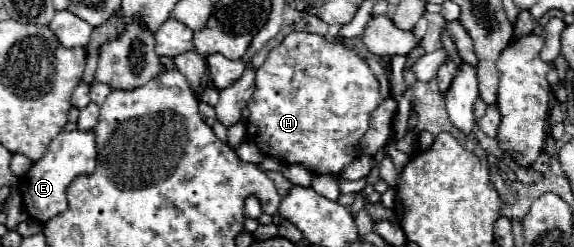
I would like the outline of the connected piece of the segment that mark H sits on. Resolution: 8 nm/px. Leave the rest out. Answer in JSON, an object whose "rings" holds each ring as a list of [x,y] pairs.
{"rings":[[[291,32],[289,36],[285,36],[285,40],[273,48],[265,60],[265,64],[257,70],[257,76],[255,76],[255,90],[253,90],[253,98],[249,102],[249,120],[247,120],[247,138],[251,142],[255,142],[259,146],[259,150],[265,154],[265,156],[271,156],[271,158],[277,158],[279,162],[283,164],[301,164],[303,168],[307,168],[311,174],[331,174],[331,176],[339,176],[345,166],[349,162],[353,162],[357,156],[359,156],[359,140],[361,136],[367,132],[369,128],[369,116],[371,112],[381,104],[381,94],[379,94],[379,82],[375,78],[375,74],[371,72],[371,68],[367,66],[367,62],[351,48],[343,46],[341,42],[331,42],[323,36],[317,36],[317,34],[309,34],[309,32]]]}

